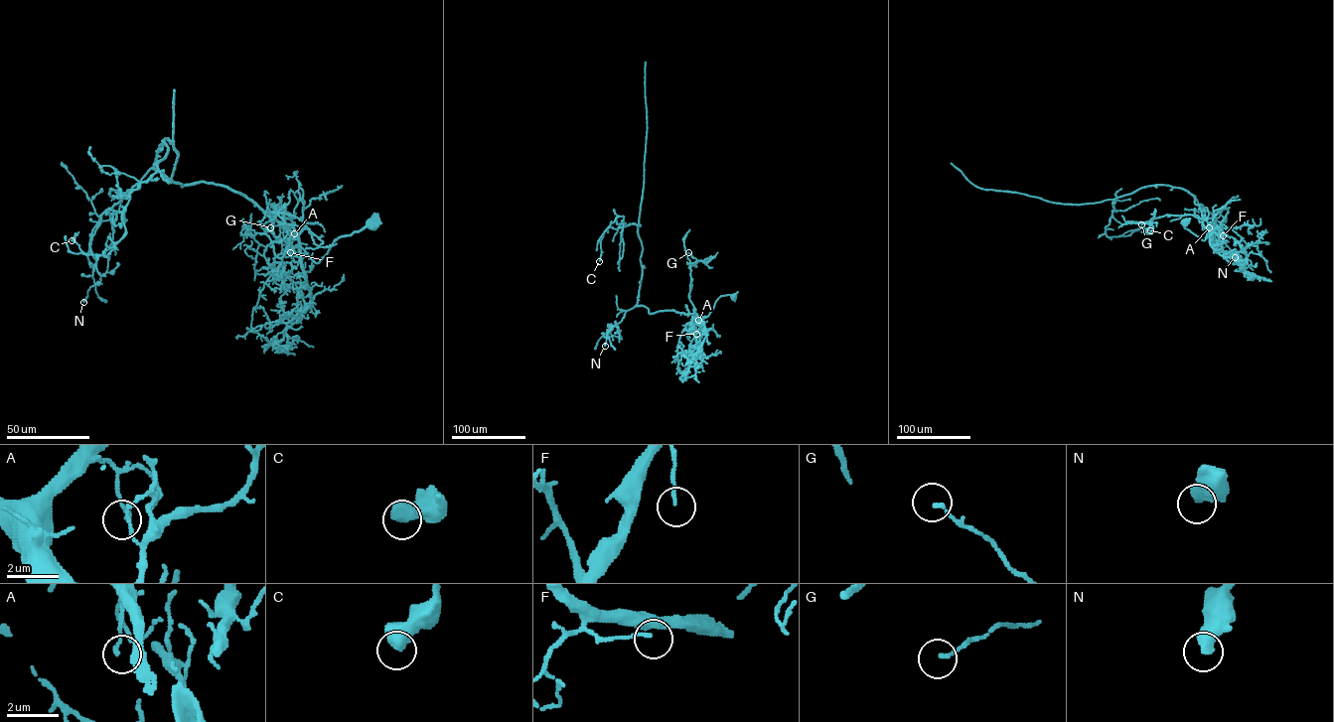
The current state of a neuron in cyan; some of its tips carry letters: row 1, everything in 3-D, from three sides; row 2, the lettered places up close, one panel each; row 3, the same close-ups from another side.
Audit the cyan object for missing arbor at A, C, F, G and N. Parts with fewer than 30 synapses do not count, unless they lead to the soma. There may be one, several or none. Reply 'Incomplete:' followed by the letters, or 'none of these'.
Incomplete: none of these

